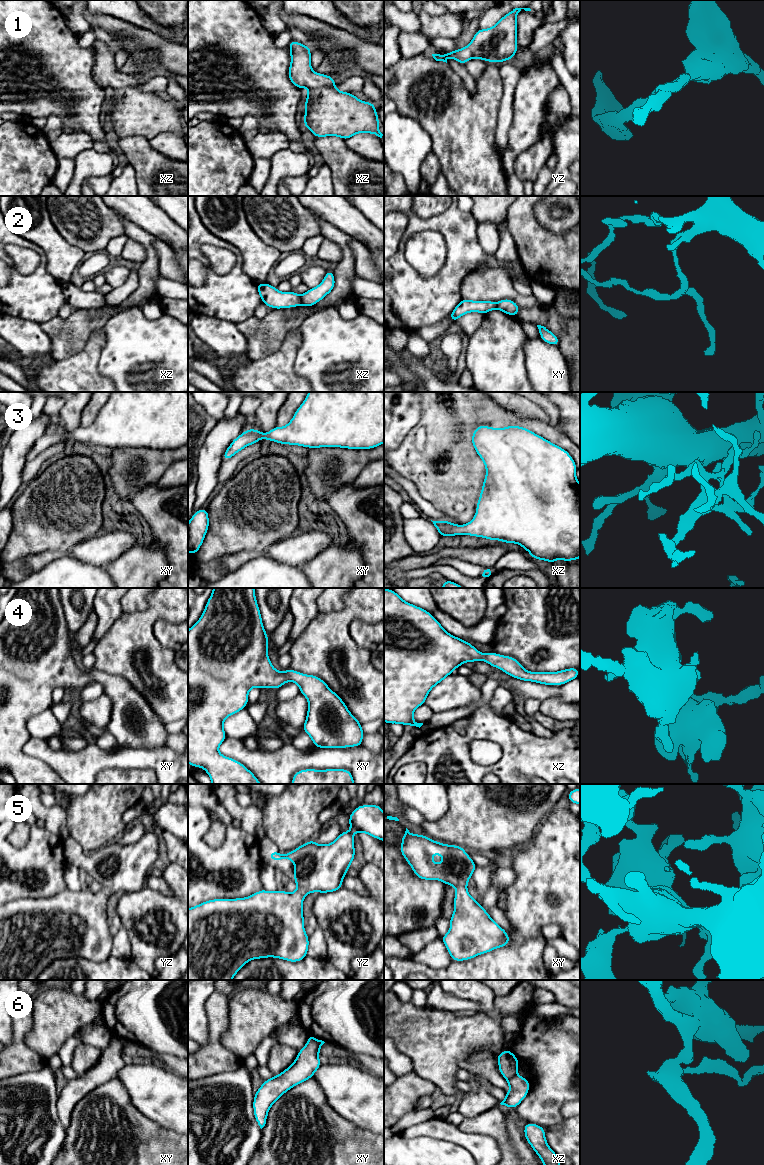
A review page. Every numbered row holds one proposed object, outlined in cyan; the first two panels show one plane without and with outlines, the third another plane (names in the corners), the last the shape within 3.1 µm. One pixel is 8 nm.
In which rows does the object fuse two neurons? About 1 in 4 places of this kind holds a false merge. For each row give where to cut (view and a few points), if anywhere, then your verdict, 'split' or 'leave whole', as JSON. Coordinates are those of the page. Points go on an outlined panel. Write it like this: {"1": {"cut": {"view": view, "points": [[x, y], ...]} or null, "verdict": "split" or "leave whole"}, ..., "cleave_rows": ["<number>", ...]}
{"1": {"cut": null, "verdict": "leave whole"}, "2": {"cut": {"view": "xz", "points": [[299, 296], [302, 304]]}, "verdict": "split"}, "3": {"cut": null, "verdict": "leave whole"}, "4": {"cut": null, "verdict": "leave whole"}, "5": {"cut": null, "verdict": "leave whole"}, "6": {"cut": {"view": "xy", "points": [[308, 1037], [312, 1038], [320, 1046]]}, "verdict": "split"}, "cleave_rows": ["2", "6"]}

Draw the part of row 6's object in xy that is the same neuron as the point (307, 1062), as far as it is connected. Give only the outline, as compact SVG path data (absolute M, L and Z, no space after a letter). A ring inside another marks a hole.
M308 1038L305 1047L298 1051L295 1061L288 1068L263 1082L254 1094L252 1105L255 1120L261 1129L266 1124L268 1111L277 1099L292 1087L313 1077L322 1065L319 1053L319 1044L314 1039Z

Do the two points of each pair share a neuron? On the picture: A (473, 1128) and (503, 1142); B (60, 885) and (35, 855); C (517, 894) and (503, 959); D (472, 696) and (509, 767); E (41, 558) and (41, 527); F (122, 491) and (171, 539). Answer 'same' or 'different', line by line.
A: same
B: same
C: same
D: same
E: different
F: different

